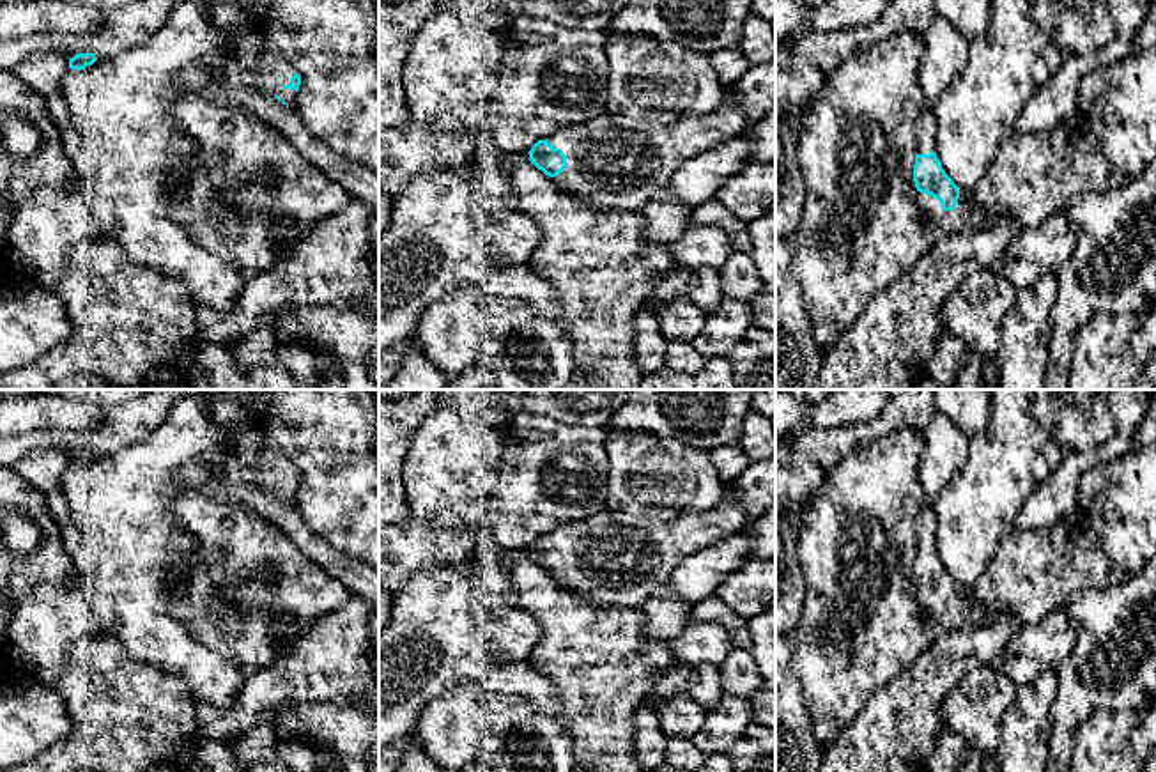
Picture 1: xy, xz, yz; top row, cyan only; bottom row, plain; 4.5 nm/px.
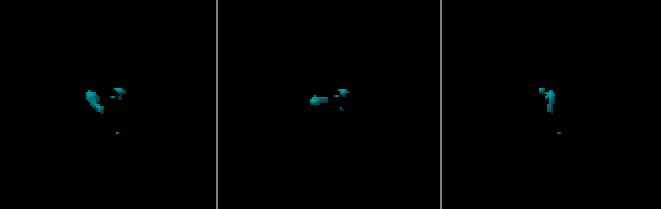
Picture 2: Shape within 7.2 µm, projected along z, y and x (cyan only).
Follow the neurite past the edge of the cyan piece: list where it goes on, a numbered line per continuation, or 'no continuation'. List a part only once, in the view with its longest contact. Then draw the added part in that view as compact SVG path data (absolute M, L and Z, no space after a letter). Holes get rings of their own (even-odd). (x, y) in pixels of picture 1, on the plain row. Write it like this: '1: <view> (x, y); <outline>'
1: yz (967, 611); M915 584L915 602L931 630L954 632L965 627L984 625L991 620L991 611L974 600L967 588L959 584L959 595L952 607L944 607L940 597L921 590Z

